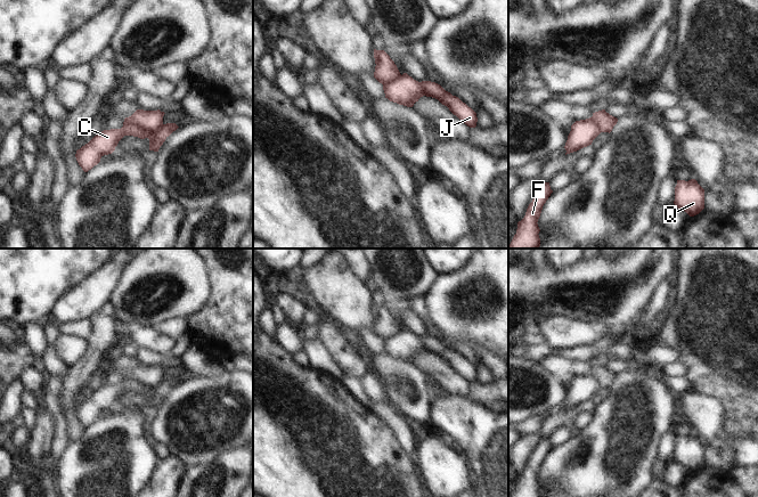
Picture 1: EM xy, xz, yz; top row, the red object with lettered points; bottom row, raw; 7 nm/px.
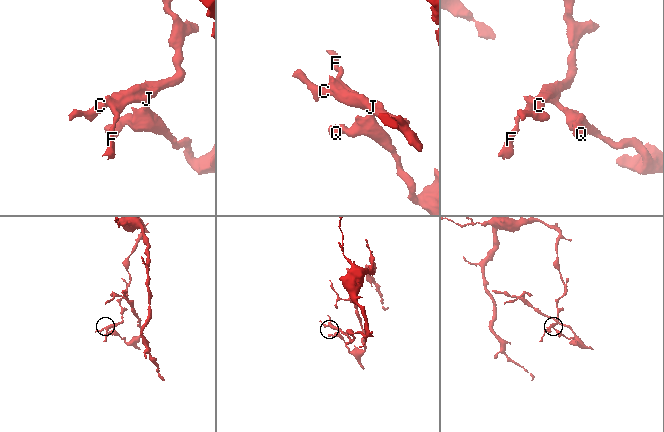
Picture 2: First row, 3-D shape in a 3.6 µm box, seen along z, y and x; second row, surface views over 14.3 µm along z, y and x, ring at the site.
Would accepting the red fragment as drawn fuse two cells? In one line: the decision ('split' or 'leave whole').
split

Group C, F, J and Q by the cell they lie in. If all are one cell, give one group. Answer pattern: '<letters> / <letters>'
C / F J Q

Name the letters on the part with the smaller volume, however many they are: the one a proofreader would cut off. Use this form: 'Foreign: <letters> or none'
Foreign: F, J, Q

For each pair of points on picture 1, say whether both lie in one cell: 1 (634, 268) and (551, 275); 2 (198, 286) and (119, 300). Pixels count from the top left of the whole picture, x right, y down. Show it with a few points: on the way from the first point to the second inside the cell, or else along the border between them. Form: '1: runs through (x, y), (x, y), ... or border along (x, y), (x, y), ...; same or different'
1: runs through (613, 276), (571, 276); same
2: runs through (178, 279), (166, 275), (148, 276), (137, 282); same

